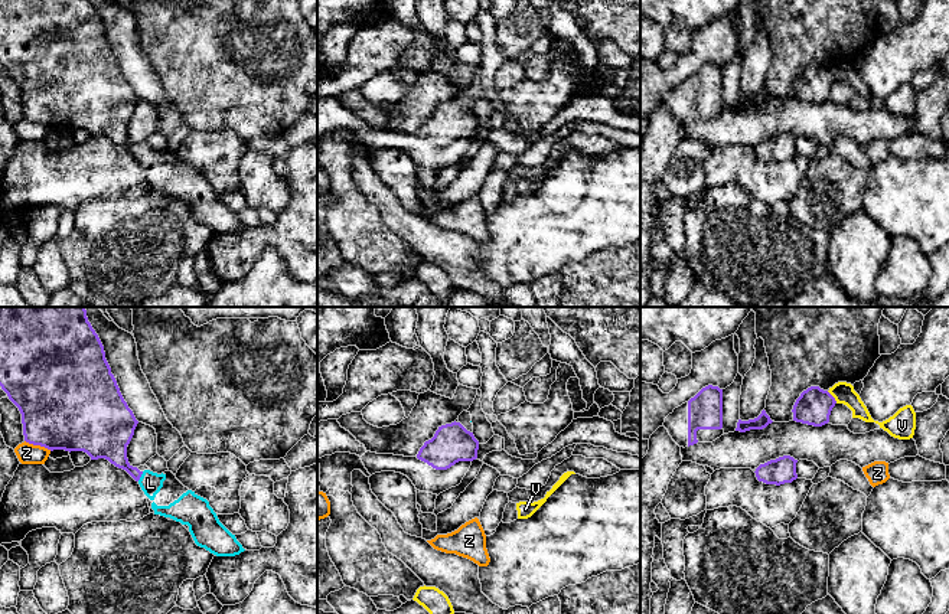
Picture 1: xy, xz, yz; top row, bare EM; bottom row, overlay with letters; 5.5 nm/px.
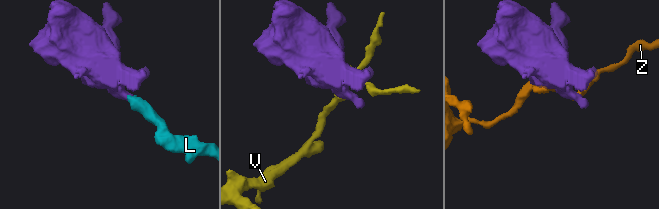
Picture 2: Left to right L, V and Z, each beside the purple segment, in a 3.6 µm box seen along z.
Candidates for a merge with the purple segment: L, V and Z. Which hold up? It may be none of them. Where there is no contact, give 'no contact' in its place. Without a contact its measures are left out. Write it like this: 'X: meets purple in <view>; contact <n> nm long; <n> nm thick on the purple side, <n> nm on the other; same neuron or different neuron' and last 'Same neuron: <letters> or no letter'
L: meets purple in xy; contact 70 nm long; 190 nm thick on the purple side, 120 nm on the other; same neuron
V: meets purple in yz; contact 90 nm long; 200 nm thick on the purple side, 120 nm on the other; different neuron
Z: meets purple in xy; contact 160 nm long; 480 nm thick on the purple side, 120 nm on the other; different neuron
Same neuron: L

